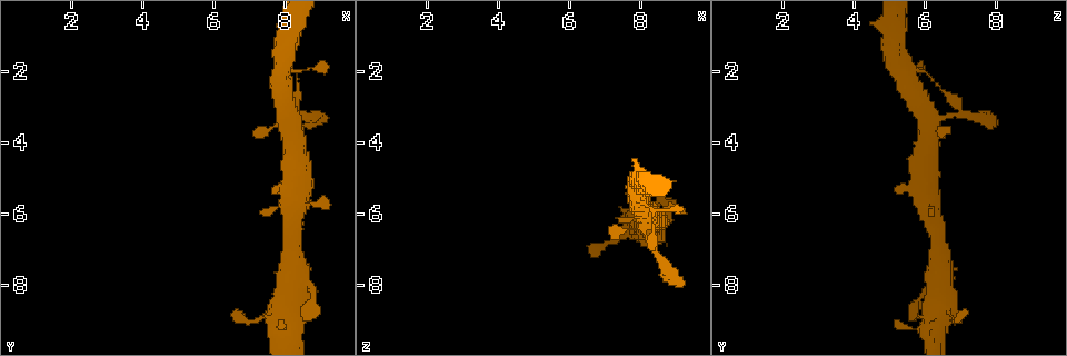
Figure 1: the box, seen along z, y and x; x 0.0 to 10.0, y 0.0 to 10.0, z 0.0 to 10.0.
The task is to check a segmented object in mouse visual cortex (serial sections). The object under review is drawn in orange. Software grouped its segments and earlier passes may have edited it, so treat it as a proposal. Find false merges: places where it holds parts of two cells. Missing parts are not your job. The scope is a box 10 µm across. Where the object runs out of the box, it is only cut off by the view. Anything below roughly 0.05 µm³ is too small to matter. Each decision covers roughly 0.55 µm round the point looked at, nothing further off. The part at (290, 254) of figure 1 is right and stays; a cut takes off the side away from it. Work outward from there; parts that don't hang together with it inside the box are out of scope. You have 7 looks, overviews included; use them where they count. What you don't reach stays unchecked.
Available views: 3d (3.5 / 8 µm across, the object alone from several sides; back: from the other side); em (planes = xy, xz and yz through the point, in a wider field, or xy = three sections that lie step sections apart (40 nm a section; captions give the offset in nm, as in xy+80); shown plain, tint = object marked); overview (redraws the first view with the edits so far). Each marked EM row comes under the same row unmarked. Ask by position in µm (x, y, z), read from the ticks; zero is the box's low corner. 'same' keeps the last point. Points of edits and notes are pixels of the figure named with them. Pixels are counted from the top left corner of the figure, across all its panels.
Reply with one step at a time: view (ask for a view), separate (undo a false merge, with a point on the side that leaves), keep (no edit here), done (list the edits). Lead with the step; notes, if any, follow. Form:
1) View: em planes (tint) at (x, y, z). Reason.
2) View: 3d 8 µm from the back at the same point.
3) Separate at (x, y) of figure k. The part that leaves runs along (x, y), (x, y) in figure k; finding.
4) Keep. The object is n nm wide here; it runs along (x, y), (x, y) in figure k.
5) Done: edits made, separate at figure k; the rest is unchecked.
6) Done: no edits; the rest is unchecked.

View: em xy step 3 (tint) at (8.10, 8.95, 6.35).

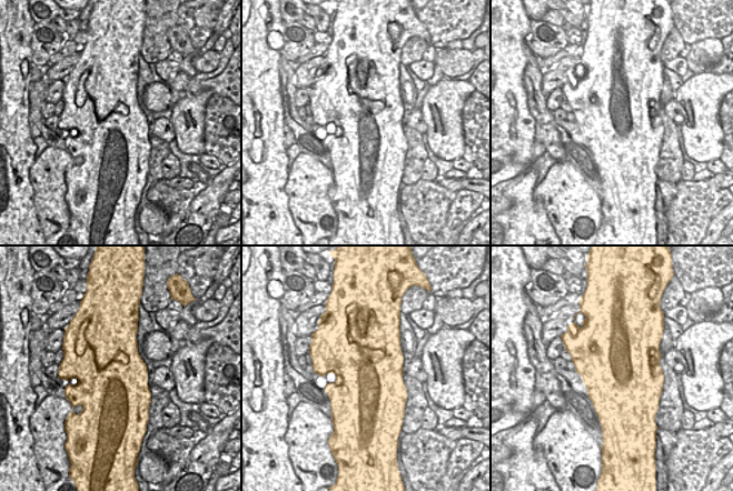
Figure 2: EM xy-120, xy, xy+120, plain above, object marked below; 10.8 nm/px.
View: 3d 3.5 µm at the same point.

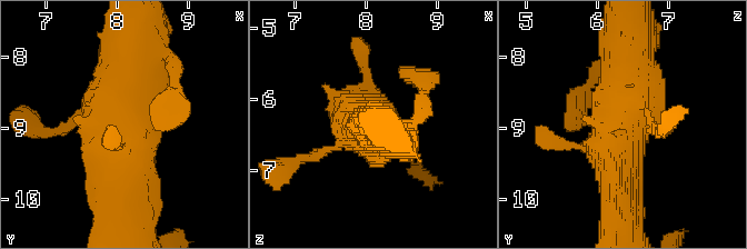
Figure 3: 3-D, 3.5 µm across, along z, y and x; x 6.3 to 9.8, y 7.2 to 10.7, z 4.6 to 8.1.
Keep. It runs along (627, 46), (621, 186) in figure 3; continuous, no second cell.

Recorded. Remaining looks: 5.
View: 3d 3.5 µm at (8.25, 5.70, 6.10). Sharp bend.

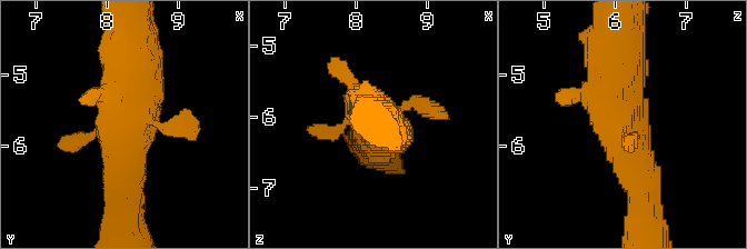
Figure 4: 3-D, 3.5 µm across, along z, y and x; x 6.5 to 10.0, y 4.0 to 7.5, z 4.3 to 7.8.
View: em planes (tint) at (8.30, 5.75, 6.10). Now the EM.

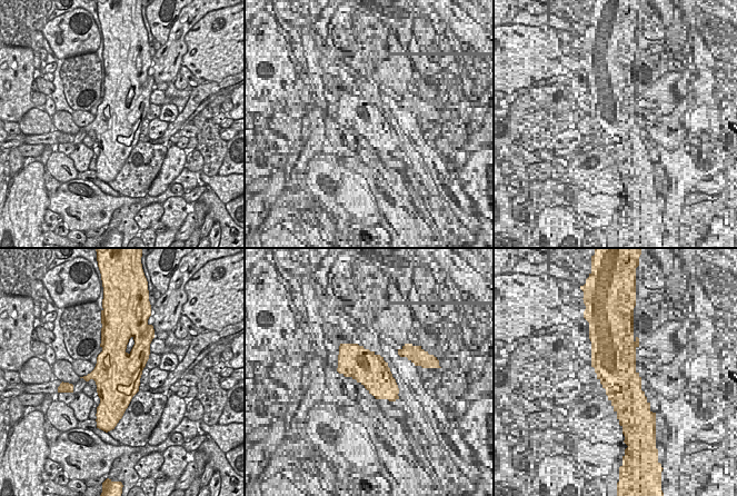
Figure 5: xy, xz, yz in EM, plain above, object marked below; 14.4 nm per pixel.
Keep. The object is 700 nm wide here; it runs along (639, 195), (610, 106), (616, 55) in figure 4; all the same cell.

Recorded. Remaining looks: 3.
View: 3d 3.5 µm at (8.10, 3.30, 6.15). Abrupt turn.

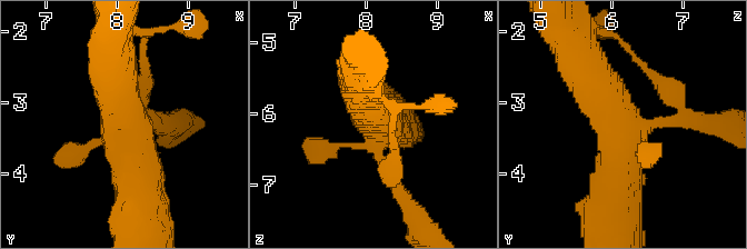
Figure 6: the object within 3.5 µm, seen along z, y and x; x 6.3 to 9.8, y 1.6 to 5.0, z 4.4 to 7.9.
View: em xy step 1 (tint) at (8.10, 3.30, 6.10).

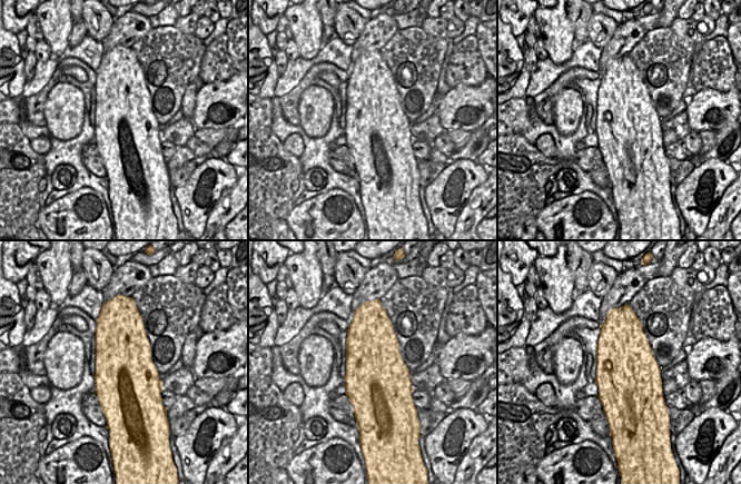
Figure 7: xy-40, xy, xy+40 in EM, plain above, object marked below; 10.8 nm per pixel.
Keep. It runs along (613, 198), (618, 127), (581, 61) in figure 6; all the same cell.

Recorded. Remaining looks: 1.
Done: no edits; the rest is unchecked.

